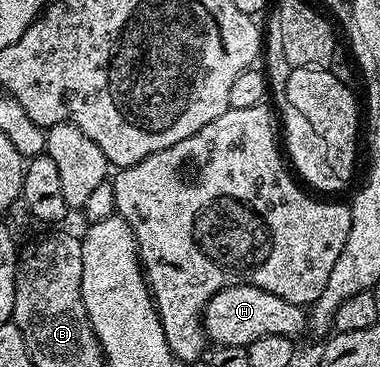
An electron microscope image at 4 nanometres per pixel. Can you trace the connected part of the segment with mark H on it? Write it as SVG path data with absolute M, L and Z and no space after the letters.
M231 286L215 294L206 304L202 330L207 341L216 346L249 346L254 340L262 340L262 336L295 339L296 334L305 333L307 324L305 307L282 300L282 296L274 296L262 288Z

